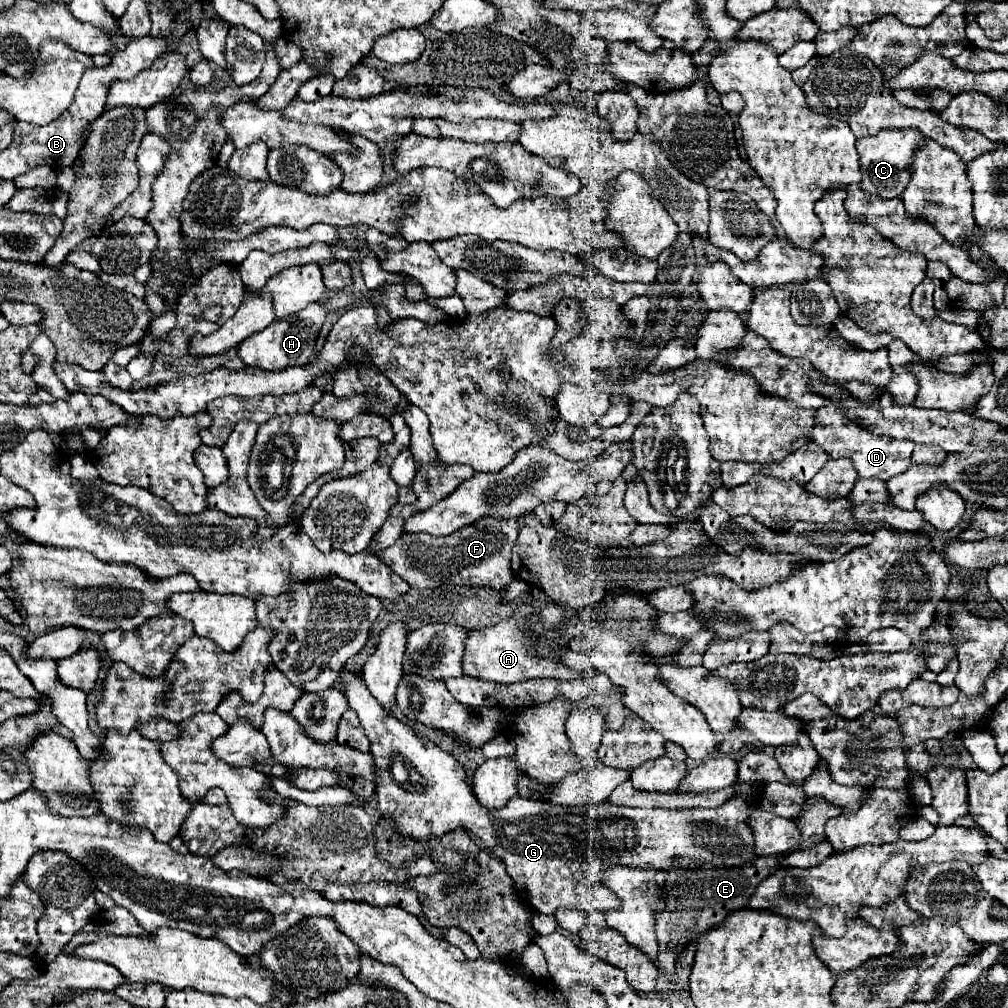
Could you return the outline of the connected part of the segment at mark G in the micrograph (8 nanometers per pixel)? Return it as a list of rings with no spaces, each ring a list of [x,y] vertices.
[[[351,672],[341,674],[347,690],[349,708],[357,712],[367,738],[371,740],[371,756],[375,760],[375,796],[381,816],[391,816],[395,820],[395,830],[399,834],[413,836],[417,840],[441,838],[443,834],[455,828],[471,830],[495,856],[499,856],[507,868],[507,874],[513,878],[513,886],[521,900],[531,906],[535,912],[553,914],[557,908],[575,908],[575,910],[617,910],[621,908],[617,896],[603,886],[603,872],[611,866],[631,866],[631,868],[657,868],[667,870],[675,856],[685,856],[691,860],[705,860],[717,866],[721,864],[745,864],[755,858],[753,836],[747,826],[747,816],[761,808],[761,790],[753,784],[745,784],[743,792],[749,796],[735,796],[715,810],[693,808],[693,810],[663,810],[663,808],[627,808],[613,806],[603,802],[599,806],[555,806],[543,800],[525,800],[511,798],[509,804],[501,810],[487,812],[475,798],[463,766],[453,760],[451,754],[437,748],[421,732],[413,730],[409,724],[399,722],[395,716],[385,716],[383,706],[365,692],[361,678]]]

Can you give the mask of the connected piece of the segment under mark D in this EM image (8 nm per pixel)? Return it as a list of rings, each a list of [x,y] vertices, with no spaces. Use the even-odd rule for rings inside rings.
[[[835,408],[831,418],[819,418],[819,422],[813,428],[813,442],[819,444],[821,448],[825,448],[825,452],[829,456],[833,456],[833,458],[847,456],[847,458],[853,460],[853,464],[857,468],[857,474],[861,478],[879,478],[883,482],[887,482],[889,478],[905,472],[911,466],[911,454],[913,454],[913,448],[915,448],[913,442],[893,440],[889,436],[873,436],[871,432],[857,426],[855,422],[845,424],[843,418],[847,418],[845,412]]]

